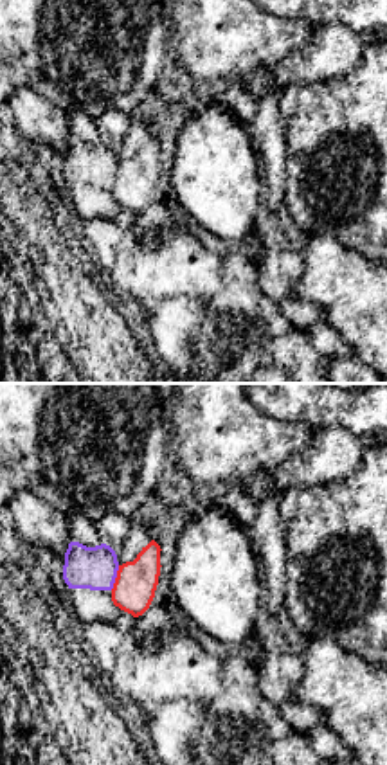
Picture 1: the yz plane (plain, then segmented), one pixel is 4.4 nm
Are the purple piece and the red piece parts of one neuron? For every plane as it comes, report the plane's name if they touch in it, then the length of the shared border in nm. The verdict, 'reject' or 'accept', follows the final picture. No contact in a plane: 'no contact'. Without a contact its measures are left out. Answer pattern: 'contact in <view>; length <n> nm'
contact in yz; length 120 nm

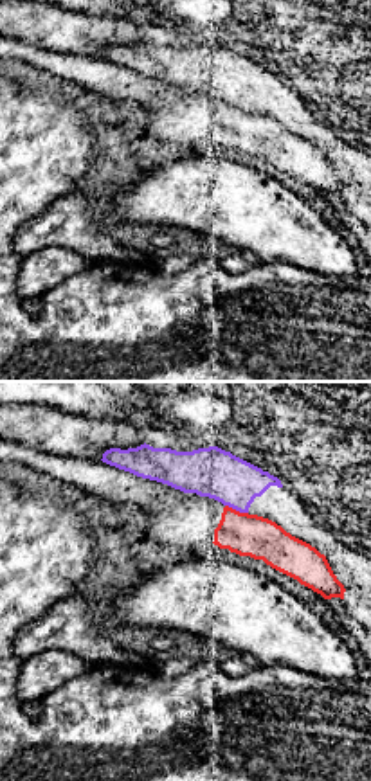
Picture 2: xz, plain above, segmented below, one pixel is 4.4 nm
contact in xz; length 110 nm

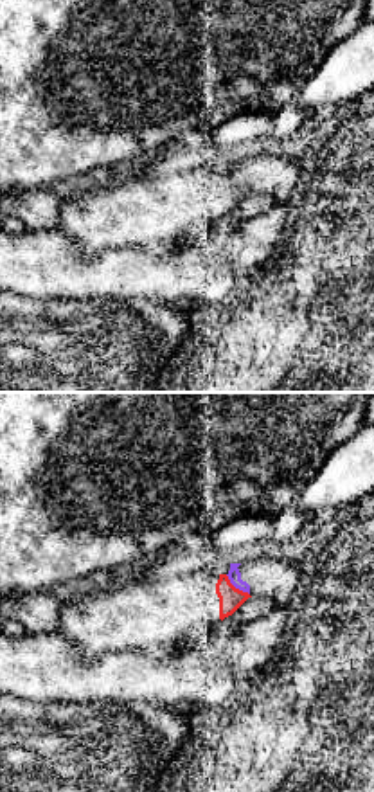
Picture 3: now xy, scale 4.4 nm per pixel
contact in xy; length 140 nm

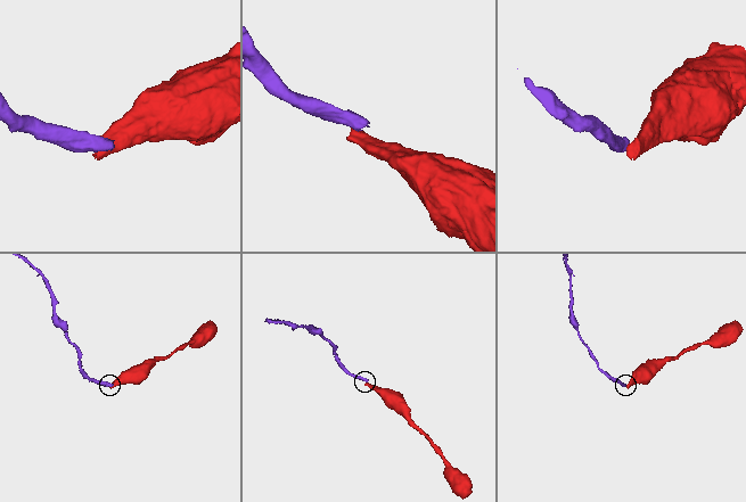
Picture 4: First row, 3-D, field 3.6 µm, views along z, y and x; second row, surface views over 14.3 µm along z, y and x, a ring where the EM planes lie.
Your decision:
reject

